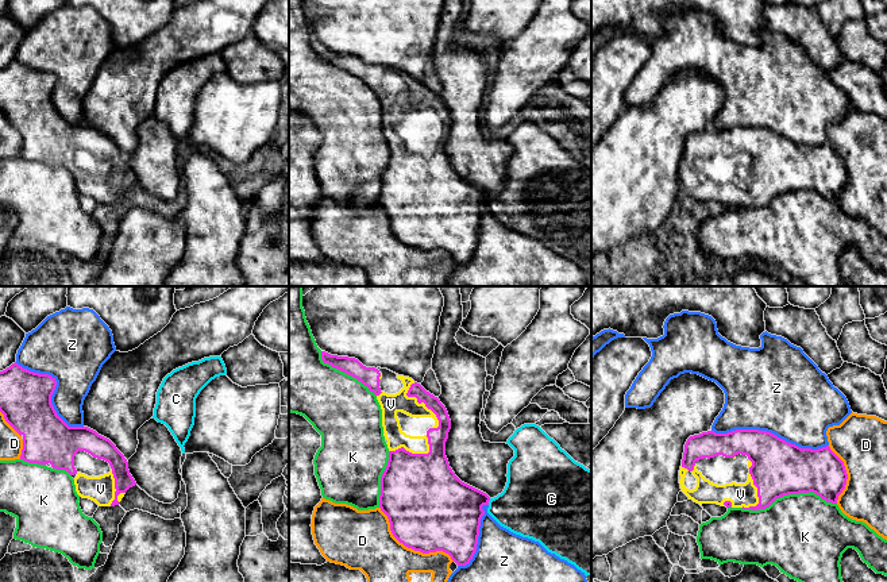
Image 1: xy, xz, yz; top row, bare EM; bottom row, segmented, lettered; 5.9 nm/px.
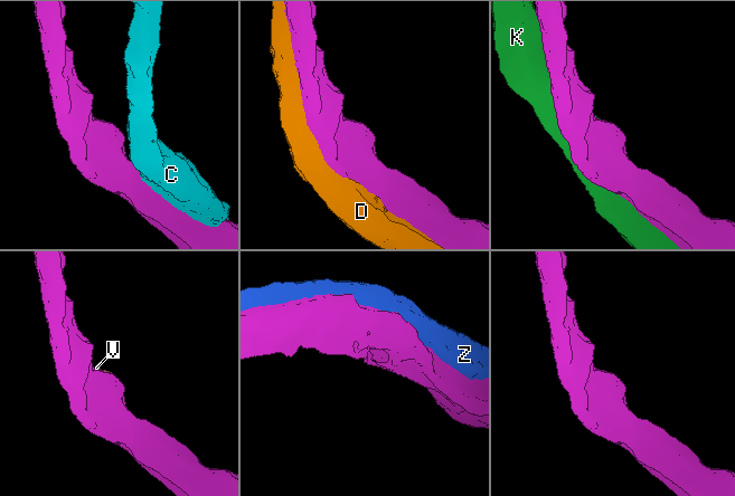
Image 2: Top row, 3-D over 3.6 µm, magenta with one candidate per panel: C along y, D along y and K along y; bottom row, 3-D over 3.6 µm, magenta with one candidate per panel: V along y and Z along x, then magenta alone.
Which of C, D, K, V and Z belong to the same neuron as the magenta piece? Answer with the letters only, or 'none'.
V

